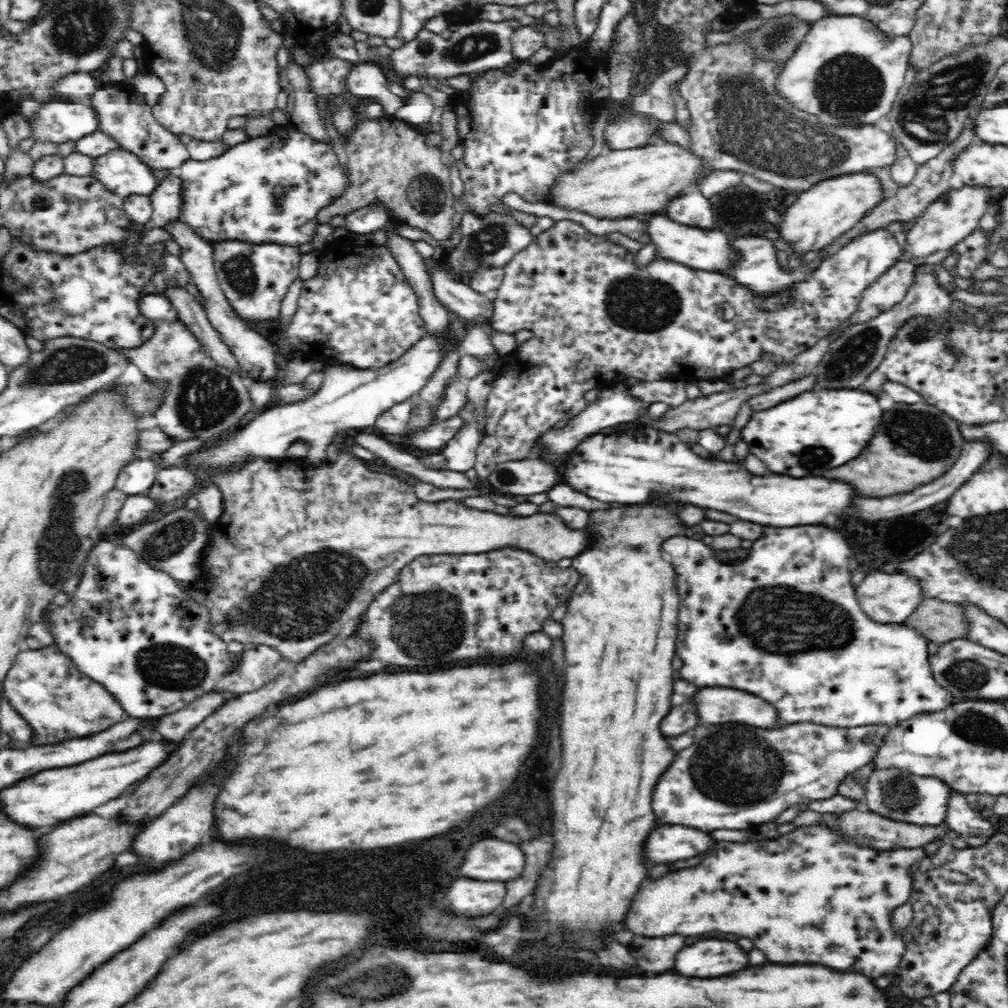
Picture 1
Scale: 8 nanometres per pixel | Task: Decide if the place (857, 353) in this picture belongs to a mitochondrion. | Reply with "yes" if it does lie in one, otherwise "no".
yes

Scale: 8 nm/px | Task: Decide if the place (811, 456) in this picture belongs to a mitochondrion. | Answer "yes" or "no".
yes

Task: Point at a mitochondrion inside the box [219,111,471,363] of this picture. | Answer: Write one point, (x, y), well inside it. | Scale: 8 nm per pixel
(426, 193)

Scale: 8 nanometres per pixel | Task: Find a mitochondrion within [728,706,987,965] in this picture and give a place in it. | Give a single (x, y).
(898, 794)

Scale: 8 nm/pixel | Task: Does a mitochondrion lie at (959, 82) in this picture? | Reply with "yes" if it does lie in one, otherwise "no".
yes

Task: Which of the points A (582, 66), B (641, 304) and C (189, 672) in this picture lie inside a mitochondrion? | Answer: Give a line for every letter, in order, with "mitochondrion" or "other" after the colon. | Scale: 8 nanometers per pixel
A: other
B: mitochondrion
C: mitochondrion

